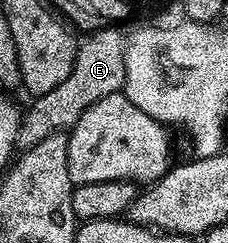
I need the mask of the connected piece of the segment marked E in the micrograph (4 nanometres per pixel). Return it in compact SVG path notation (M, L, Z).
M106 29L103 31L95 31L84 36L85 40L80 40L77 48L77 56L75 57L75 65L71 69L71 73L67 73L67 81L55 85L55 89L51 89L51 93L43 93L36 96L32 100L33 104L29 108L24 108L21 115L21 124L17 130L17 147L24 149L31 145L39 145L39 141L43 141L43 137L51 137L51 133L56 131L68 132L79 121L79 117L83 117L83 113L91 105L95 105L95 101L103 101L103 97L108 95L116 95L125 86L125 44L126 36L120 35L120 30Z

